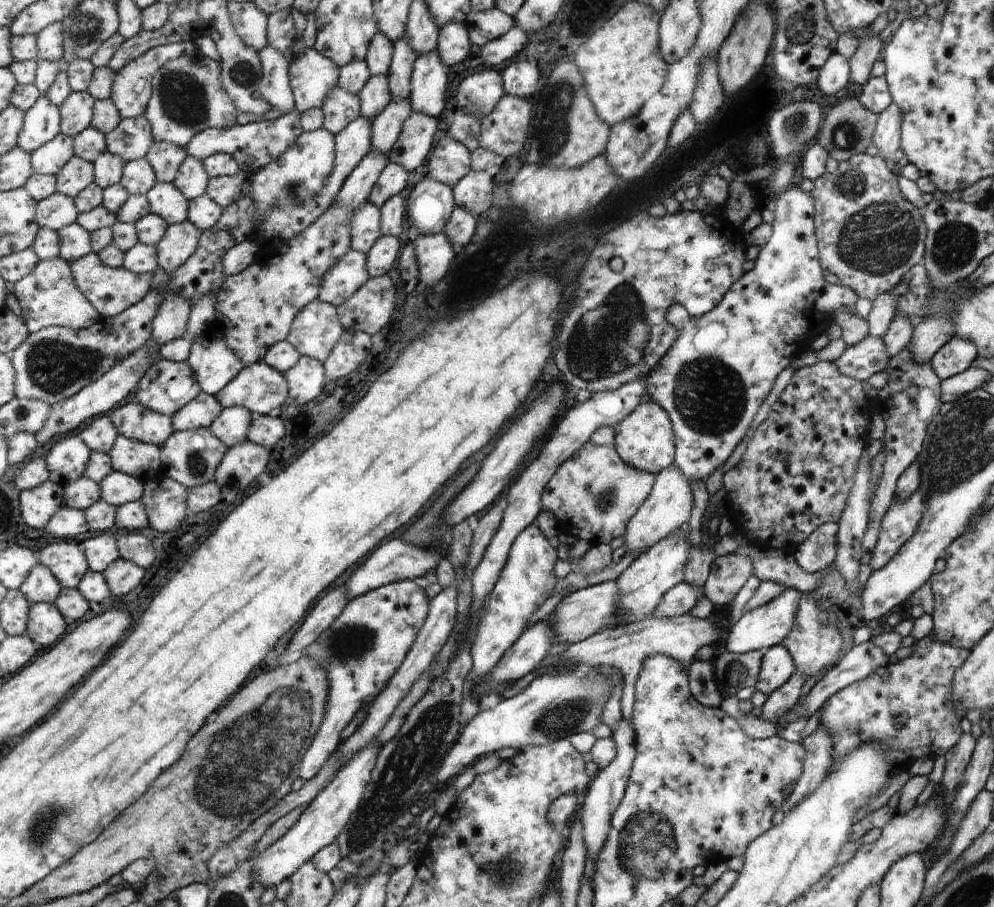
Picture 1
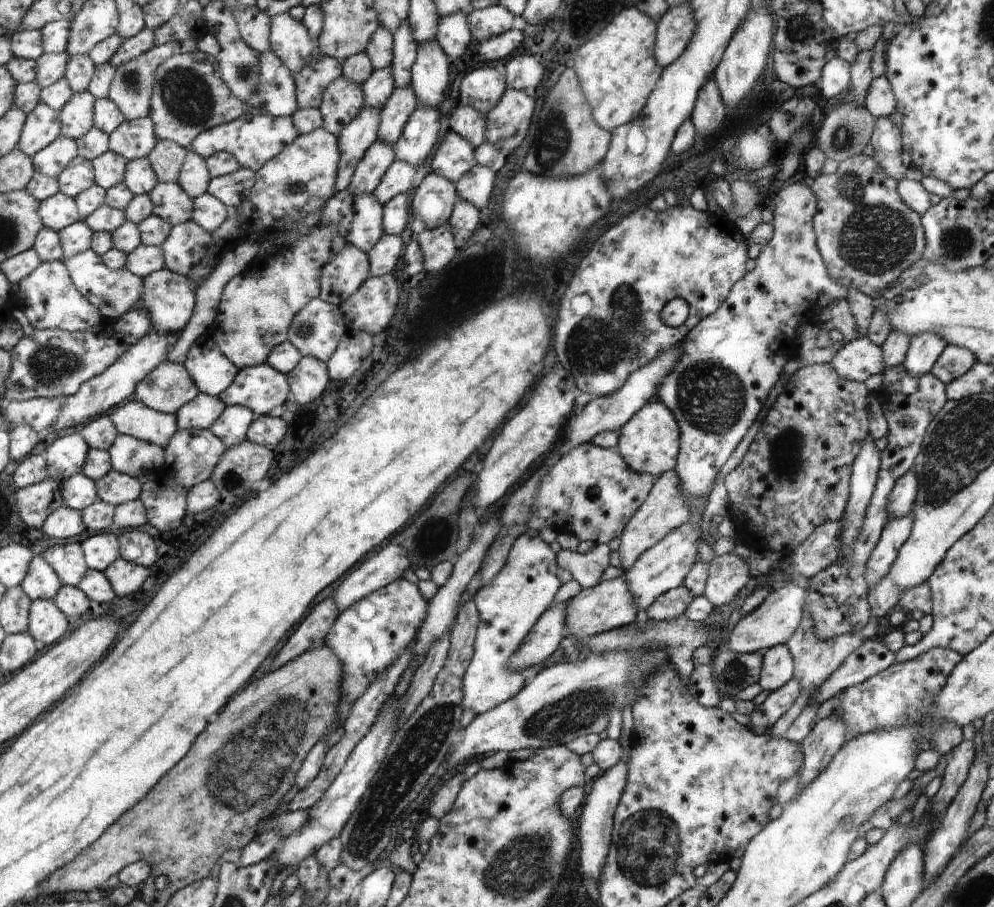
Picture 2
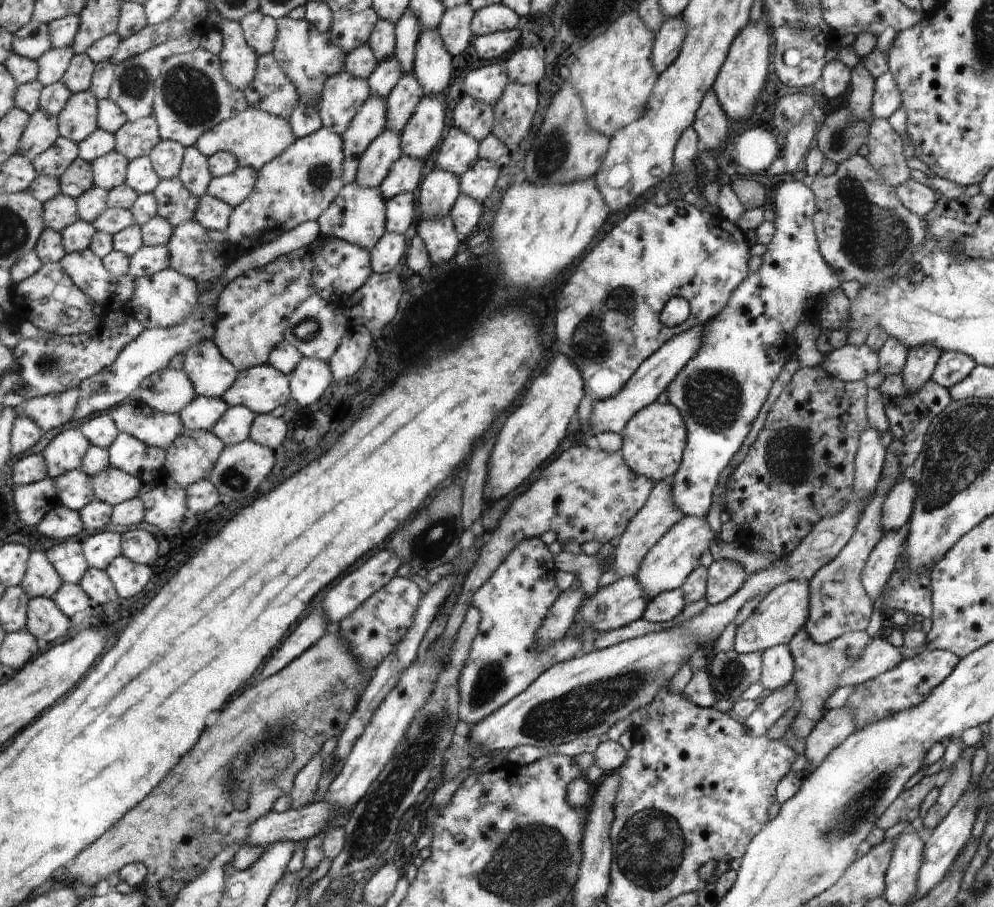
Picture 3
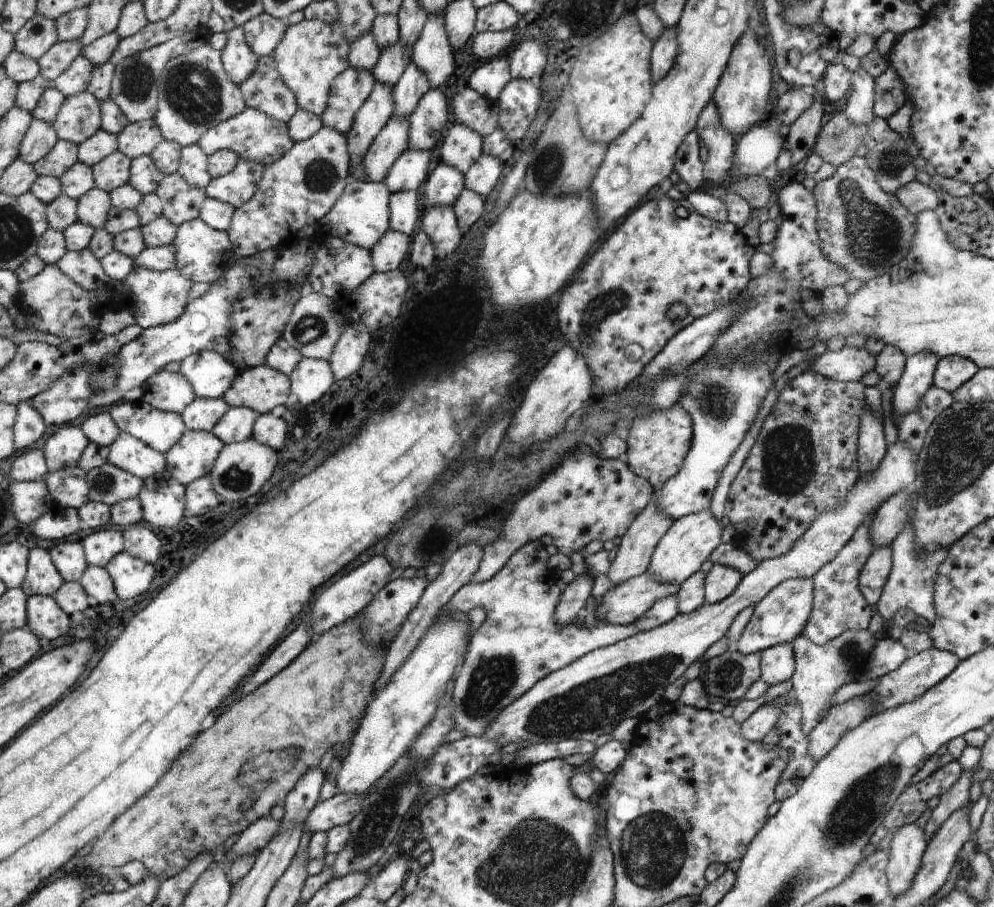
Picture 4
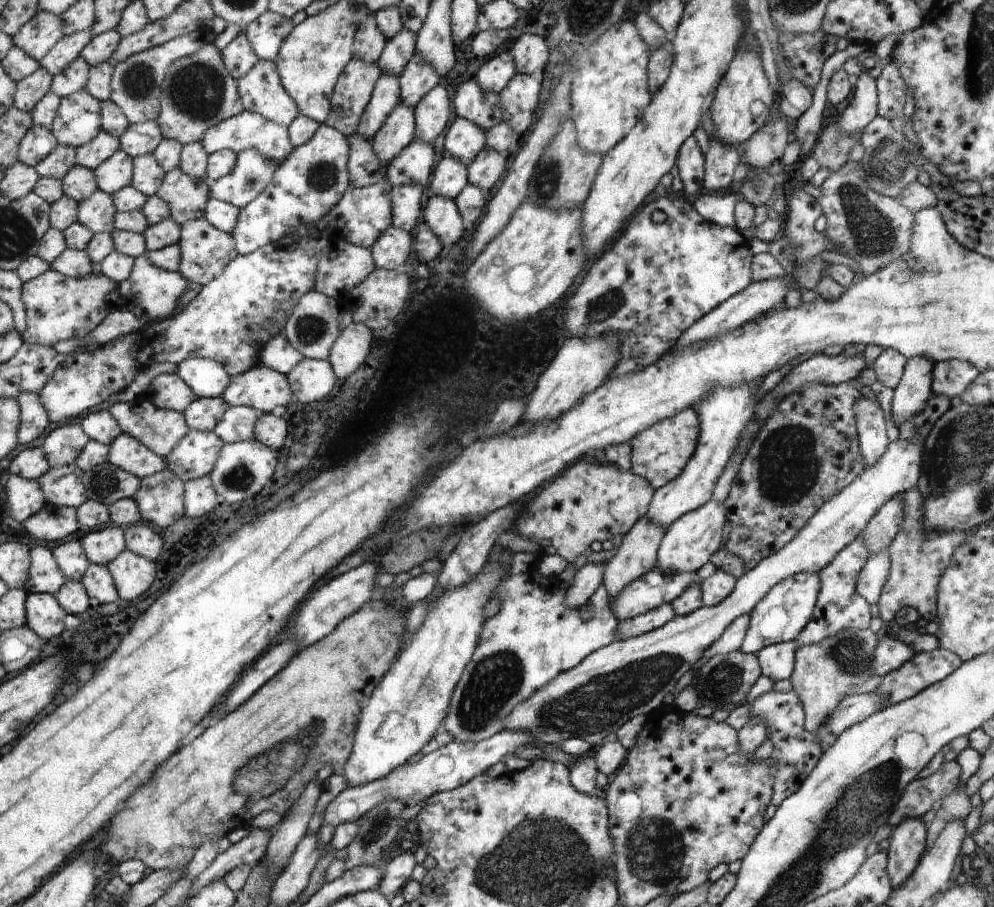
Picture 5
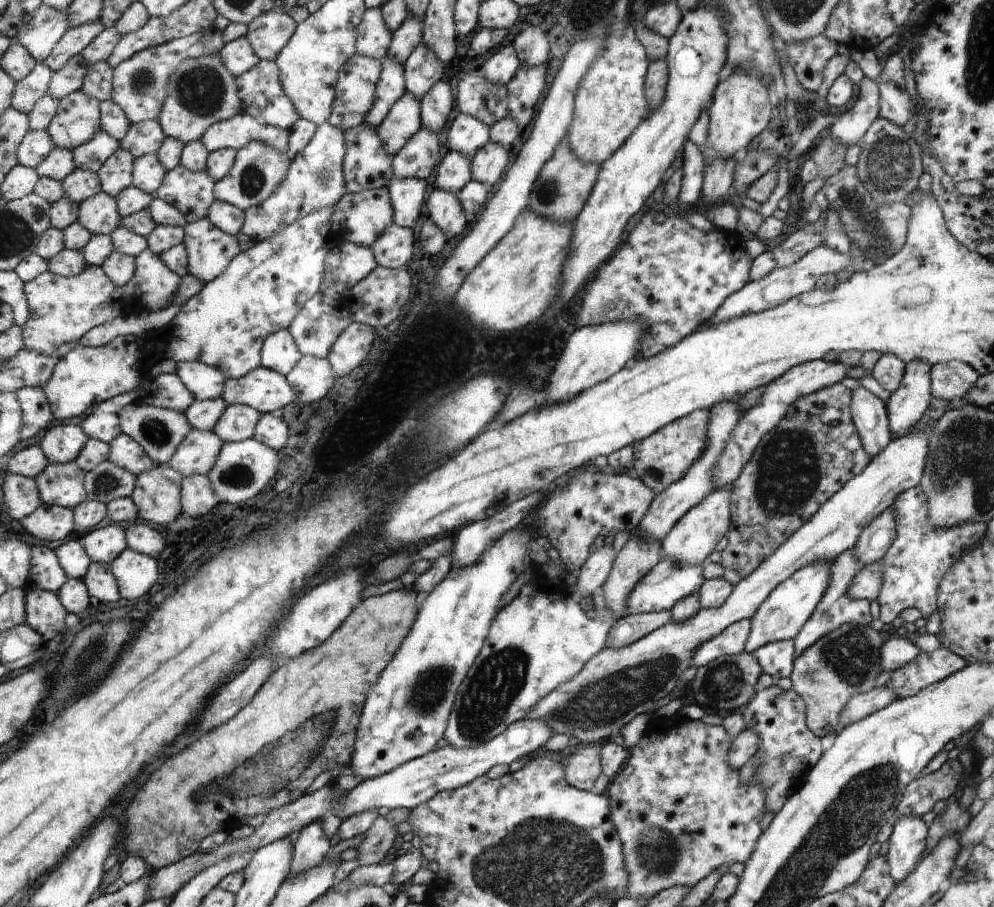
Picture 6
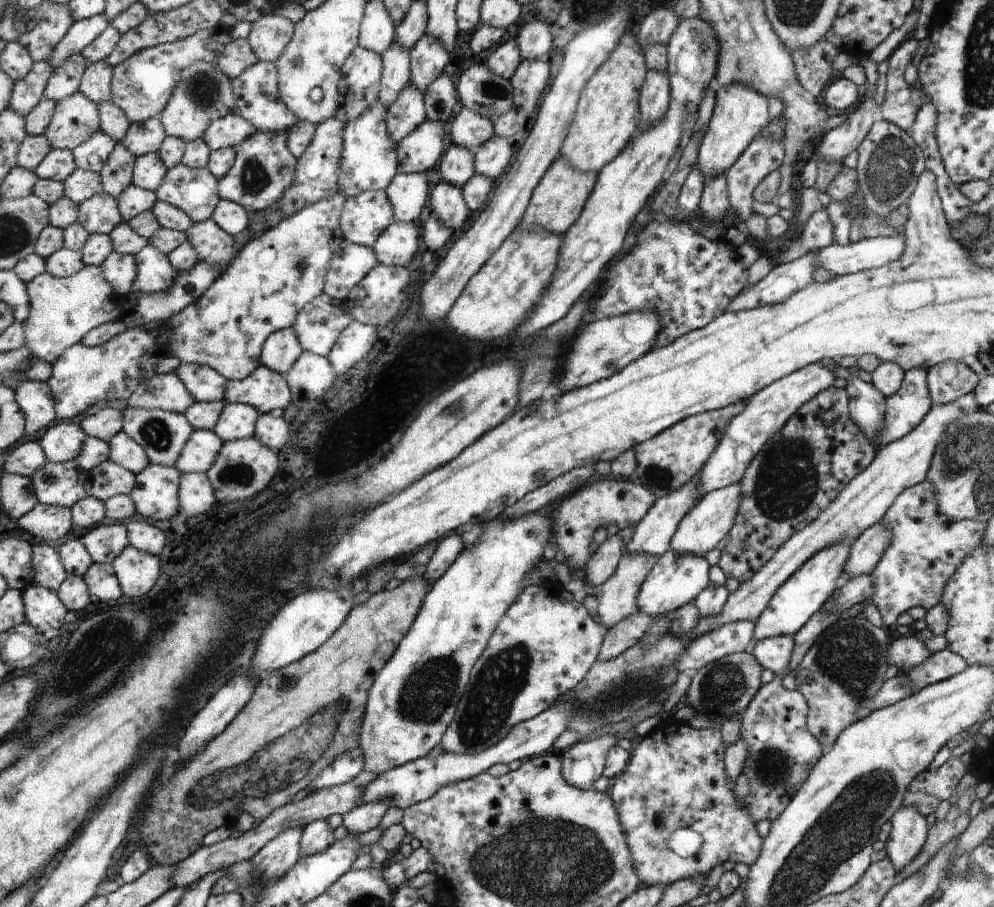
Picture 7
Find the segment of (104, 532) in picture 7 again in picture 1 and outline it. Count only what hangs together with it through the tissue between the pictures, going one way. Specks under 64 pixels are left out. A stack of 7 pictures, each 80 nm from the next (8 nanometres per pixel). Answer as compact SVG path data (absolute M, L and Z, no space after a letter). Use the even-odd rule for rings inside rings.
M110 532L88 539L82 543L89 558L91 568L103 573L108 570L121 556L119 539Z

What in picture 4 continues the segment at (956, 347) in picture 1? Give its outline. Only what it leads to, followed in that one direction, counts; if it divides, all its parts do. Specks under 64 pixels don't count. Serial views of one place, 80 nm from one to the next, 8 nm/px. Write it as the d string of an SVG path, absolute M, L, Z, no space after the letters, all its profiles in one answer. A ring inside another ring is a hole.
M960 356L939 359L933 375L933 386L953 394L978 370L972 360L966 360Z

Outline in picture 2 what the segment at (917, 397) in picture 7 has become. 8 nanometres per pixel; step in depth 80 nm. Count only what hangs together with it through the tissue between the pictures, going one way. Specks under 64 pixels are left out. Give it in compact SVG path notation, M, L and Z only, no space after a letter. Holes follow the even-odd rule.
M918 334L912 337L903 362L906 372L916 378L931 373L946 346L946 340L938 334Z

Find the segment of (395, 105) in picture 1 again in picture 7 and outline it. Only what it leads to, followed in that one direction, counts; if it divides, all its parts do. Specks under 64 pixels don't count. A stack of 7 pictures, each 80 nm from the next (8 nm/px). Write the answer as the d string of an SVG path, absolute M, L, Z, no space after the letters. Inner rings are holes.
M424 34L410 52L410 85L422 94L426 88L445 72L450 62L448 50L432 34Z

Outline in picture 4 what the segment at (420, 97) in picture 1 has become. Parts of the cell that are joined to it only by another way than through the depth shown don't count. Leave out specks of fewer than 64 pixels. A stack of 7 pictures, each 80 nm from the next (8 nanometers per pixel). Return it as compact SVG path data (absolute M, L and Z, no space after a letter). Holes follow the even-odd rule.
M429 14L421 37L412 46L411 62L426 72L432 88L446 84L454 72L454 56L445 26L445 14Z

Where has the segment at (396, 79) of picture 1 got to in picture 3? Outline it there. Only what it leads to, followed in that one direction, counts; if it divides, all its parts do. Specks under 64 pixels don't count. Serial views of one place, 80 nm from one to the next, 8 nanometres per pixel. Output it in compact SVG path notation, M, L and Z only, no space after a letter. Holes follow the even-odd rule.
M406 8L395 26L397 27L397 46L396 53L393 56L396 56L396 60L400 62L402 75L404 75L413 72L417 42L422 34L422 22L420 22L420 18L416 18L414 10Z

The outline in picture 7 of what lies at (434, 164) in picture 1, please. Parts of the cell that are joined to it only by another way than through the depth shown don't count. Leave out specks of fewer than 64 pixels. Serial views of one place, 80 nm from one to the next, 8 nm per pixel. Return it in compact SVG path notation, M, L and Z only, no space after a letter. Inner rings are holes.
M460 107L450 125L452 132L449 143L464 146L472 154L478 152L495 135L490 118L474 112L474 110L468 110L468 108Z

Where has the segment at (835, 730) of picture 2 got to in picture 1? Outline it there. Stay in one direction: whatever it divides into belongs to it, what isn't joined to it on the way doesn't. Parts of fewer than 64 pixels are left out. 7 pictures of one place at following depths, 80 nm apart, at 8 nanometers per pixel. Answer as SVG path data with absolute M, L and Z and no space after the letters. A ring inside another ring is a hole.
M816 728L810 736L804 737L800 744L806 751L804 773L786 802L785 812L817 790L833 767L832 746L834 742L832 742L832 736L824 728Z

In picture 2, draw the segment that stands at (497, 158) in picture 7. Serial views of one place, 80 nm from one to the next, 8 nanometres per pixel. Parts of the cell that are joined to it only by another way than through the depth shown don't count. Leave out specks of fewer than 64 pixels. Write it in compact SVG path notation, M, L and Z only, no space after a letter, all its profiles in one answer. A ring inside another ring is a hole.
M480 164L475 165L473 170L470 170L457 183L460 200L473 203L478 209L482 208L490 200L490 194L494 188L494 178L496 178L496 174L490 168L482 168Z

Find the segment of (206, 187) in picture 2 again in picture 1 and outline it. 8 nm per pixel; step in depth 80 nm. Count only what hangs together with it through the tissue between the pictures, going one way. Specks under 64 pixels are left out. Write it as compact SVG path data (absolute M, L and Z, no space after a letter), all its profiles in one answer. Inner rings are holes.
M189 155L175 183L191 201L194 201L207 194L210 181L211 176L205 161Z

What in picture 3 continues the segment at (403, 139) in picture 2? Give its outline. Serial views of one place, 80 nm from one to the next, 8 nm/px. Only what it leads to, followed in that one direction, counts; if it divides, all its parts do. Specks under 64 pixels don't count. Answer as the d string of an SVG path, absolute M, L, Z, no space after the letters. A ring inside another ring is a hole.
M423 96L402 130L402 155L426 158L442 138L444 104L436 96Z

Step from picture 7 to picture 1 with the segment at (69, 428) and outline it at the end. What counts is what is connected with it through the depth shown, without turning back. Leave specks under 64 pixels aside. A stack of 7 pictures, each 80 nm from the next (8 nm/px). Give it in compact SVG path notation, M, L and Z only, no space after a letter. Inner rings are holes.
M78 436L62 439L47 455L51 480L63 485L76 482L85 476L93 457L93 450Z

